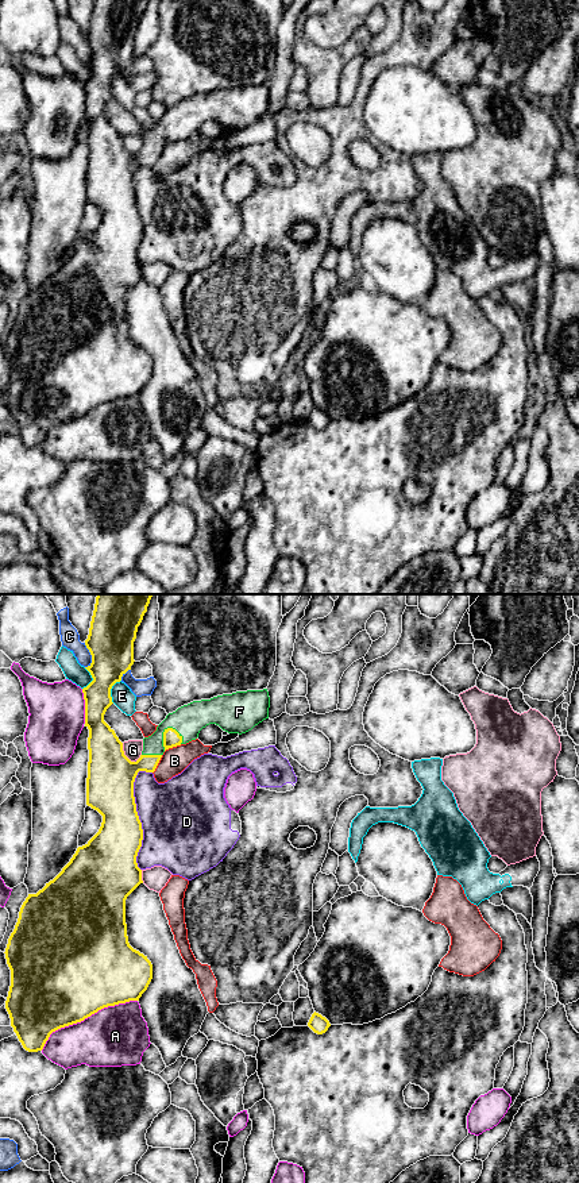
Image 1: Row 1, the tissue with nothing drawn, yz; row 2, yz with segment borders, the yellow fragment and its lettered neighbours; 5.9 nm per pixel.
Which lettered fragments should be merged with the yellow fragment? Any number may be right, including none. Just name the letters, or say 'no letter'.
F

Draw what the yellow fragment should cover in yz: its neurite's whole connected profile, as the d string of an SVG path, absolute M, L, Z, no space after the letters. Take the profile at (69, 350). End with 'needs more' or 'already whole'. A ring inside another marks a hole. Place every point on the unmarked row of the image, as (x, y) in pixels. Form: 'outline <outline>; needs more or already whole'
outline M94 0L89 30L88 30L88 34L85 35L85 41L92 50L92 58L85 63L90 68L93 73L93 76L86 82L82 84L84 95L85 95L85 122L89 124L86 200L97 205L103 211L103 217L101 217L99 227L85 240L77 243L70 257L62 263L62 266L53 275L46 278L46 281L42 285L39 285L36 289L28 289L28 292L26 293L26 296L23 297L20 303L19 313L15 320L15 324L8 334L8 339L7 339L4 348L5 348L7 359L11 365L11 381L9 381L8 392L5 396L5 404L9 409L11 421L13 423L13 427L16 428L23 443L28 447L42 446L53 427L61 423L81 417L104 402L115 401L119 398L126 398L130 396L139 396L139 393L147 385L153 374L153 359L147 354L147 351L144 351L143 348L140 348L139 346L134 344L130 340L128 331L127 331L127 319L126 319L126 294L140 278L143 278L142 265L138 262L138 258L136 258L136 251L142 242L142 235L143 235L142 217L136 207L136 199L135 199L135 192L134 192L134 177L135 177L138 167L139 166L154 167L166 144L196 135L198 132L200 126L209 119L216 119L228 128L242 130L242 128L251 126L255 120L258 120L263 115L269 113L270 92L269 92L267 84L236 86L232 89L217 90L211 95L193 96L188 100L178 103L175 107L169 108L166 113L157 122L157 126L151 131L143 134L143 146L142 146L140 153L136 157L131 157L124 150L123 138L119 135L115 126L104 116L104 109L107 104L113 99L112 92L111 92L112 81L116 77L121 76L121 72L128 65L131 65L131 61L135 57L134 55L134 36L136 34L138 22L140 20L143 11L147 7L147 1L148 0Z; needs more

